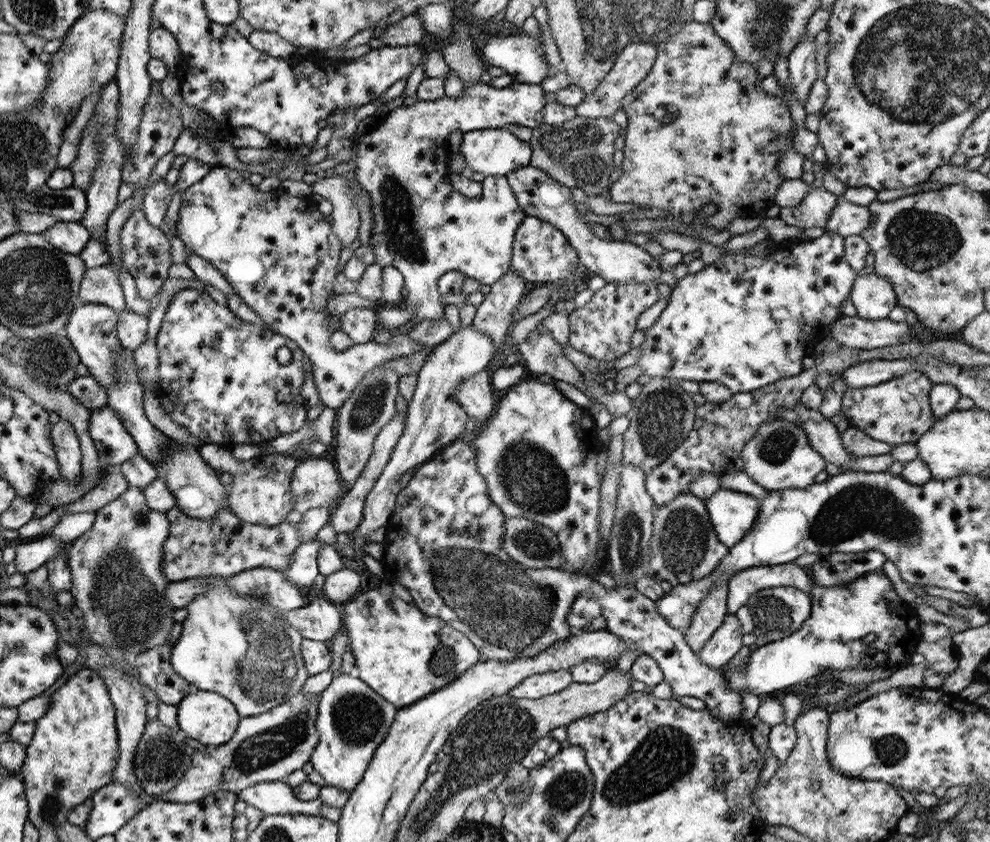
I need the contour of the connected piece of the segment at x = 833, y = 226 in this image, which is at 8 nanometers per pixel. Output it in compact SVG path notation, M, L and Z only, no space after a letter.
M837 198L837 202L825 230L843 238L861 235L870 224L870 211L865 206L856 206L846 200Z

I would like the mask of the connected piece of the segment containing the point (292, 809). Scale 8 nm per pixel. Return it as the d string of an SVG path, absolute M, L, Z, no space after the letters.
M284 781L260 782L237 793L246 805L257 808L264 816L273 814L309 814L320 816L330 822L337 823L340 818L340 809L327 806L319 798L303 802L293 795L292 788Z

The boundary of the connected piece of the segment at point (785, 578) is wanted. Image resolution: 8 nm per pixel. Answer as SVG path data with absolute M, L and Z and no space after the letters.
M792 562L771 566L752 566L731 574L727 580L727 612L734 614L751 594L773 587L795 587L809 594L812 587L807 567Z

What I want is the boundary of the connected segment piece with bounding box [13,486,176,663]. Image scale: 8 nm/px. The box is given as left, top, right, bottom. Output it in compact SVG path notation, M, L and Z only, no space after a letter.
M128 486L117 499L96 511L91 528L71 544L61 544L50 535L43 535L15 546L13 560L16 572L26 573L63 553L67 557L74 607L85 620L87 636L95 644L117 648L133 663L143 649L167 642L169 630L176 623L171 617L176 608L165 599L169 579L161 571L167 528L165 513L151 510L142 490Z

